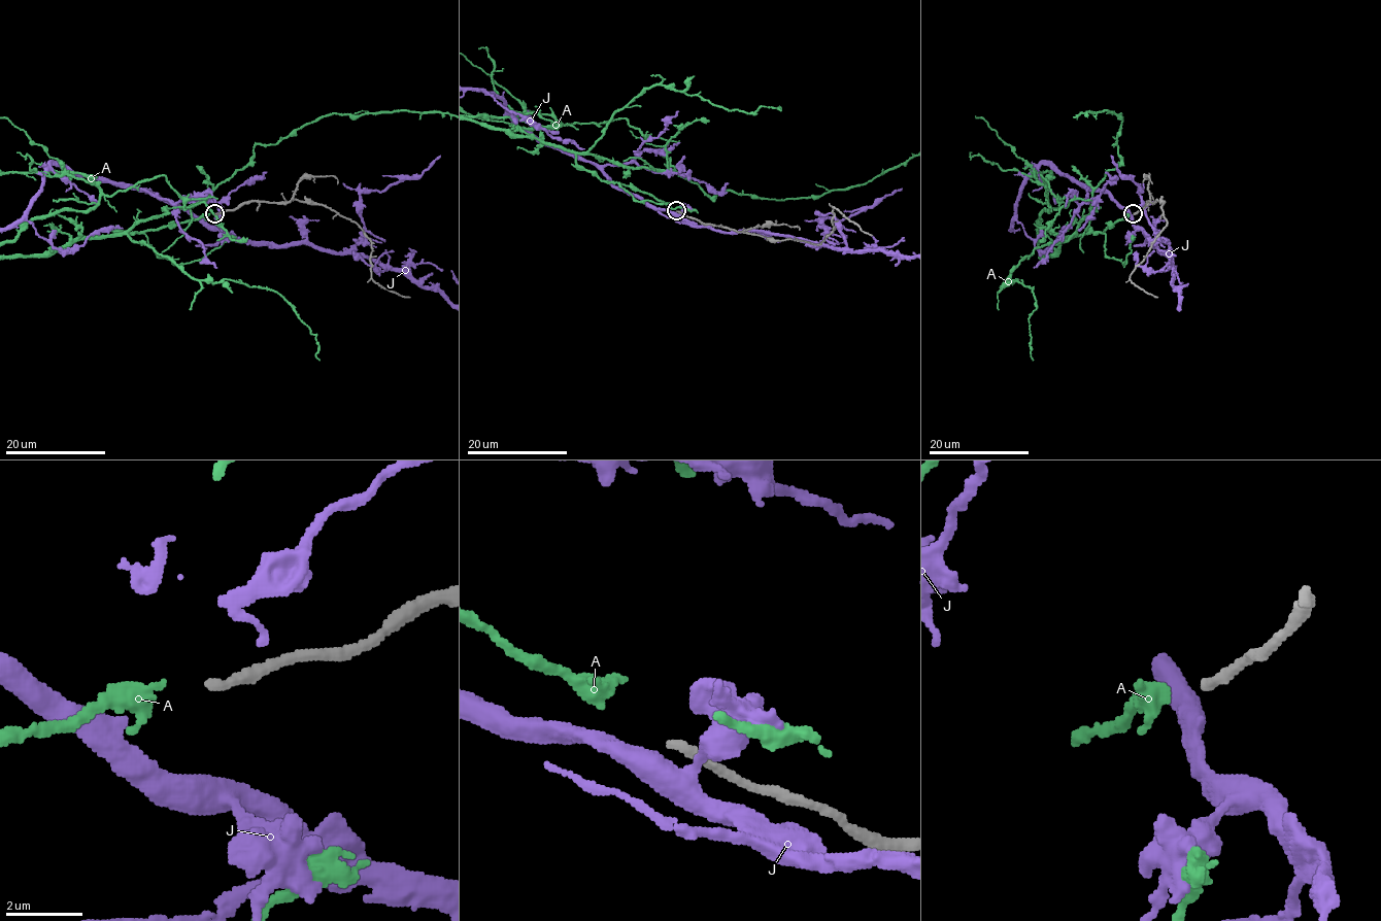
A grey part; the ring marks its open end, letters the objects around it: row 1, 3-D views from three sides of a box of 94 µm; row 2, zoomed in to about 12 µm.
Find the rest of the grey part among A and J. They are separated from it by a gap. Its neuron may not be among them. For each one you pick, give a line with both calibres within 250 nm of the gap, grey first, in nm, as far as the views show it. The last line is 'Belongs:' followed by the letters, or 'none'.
A: calibres 240 and 420 nm
Belongs: A

